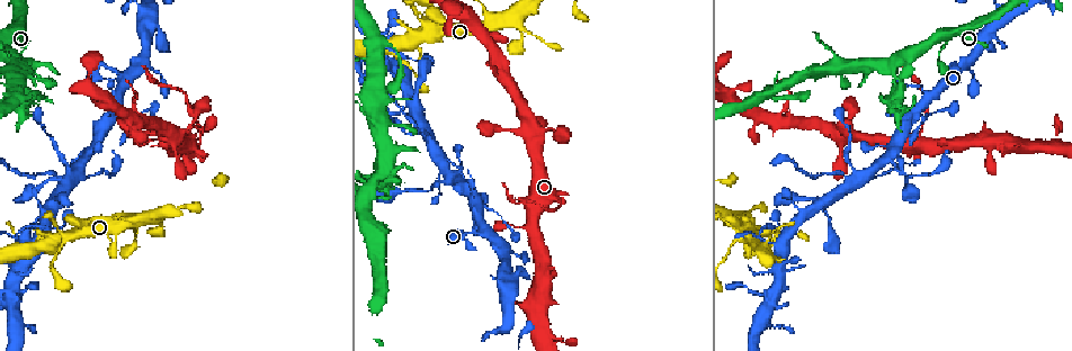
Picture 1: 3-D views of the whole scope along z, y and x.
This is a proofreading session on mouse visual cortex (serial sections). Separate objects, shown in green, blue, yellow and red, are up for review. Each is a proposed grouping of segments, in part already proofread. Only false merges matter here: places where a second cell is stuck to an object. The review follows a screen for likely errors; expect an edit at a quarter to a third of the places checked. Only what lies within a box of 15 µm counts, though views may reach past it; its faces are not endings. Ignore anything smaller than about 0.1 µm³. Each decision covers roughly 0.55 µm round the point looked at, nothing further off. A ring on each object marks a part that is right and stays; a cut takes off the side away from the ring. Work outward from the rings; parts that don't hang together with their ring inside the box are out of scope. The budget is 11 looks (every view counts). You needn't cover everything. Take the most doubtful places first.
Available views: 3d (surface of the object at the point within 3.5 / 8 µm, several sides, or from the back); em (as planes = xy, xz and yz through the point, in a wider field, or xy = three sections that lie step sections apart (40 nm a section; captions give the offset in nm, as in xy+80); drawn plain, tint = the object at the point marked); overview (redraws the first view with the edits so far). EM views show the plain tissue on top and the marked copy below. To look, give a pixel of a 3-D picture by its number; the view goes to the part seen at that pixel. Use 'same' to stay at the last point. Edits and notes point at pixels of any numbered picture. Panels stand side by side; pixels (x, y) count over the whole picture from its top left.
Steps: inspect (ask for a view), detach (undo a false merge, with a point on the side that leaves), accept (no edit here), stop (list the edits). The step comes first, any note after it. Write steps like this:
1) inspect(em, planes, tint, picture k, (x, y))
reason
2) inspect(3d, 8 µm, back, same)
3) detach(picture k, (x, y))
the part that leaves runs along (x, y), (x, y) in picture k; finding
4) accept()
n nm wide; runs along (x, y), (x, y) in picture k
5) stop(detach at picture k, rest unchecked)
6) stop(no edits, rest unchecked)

inspect(3d, 3.5 µm, picture 1, (922, 126))
calibre changes

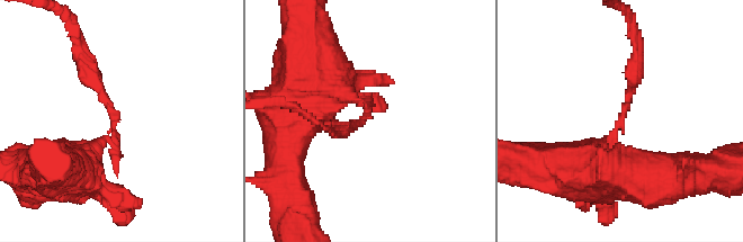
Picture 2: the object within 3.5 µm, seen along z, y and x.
inspect(em, xy, step 2, tint, picture 2, (618, 123))
shape alone is not enough

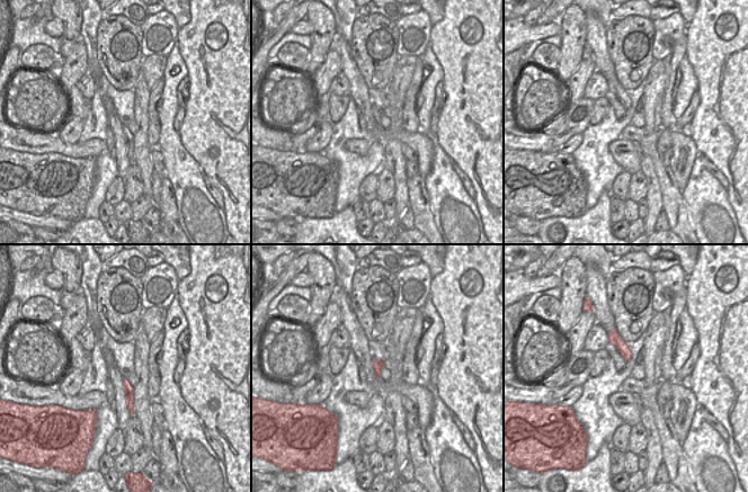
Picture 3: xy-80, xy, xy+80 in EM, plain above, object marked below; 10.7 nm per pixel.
detach(picture 2, (106, 100))
the part that leaves runs along (108, 143), (115, 119), (81, 53) in picture 2; a second cell is stuck on

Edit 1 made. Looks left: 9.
inspect(3d, 8 µm, picture 1, (435, 30))
three-way junction

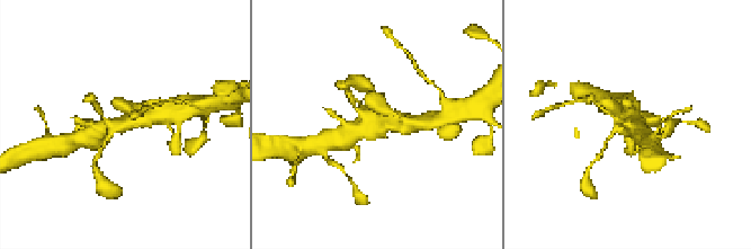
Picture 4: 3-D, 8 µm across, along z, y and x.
inspect(3d, 3.5 µm, picture 4, (128, 123))
closer look

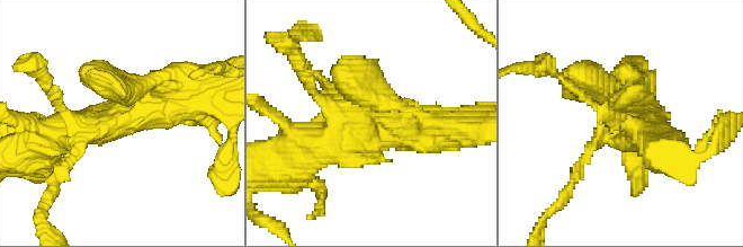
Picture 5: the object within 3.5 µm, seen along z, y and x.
inspect(em, xy, step 2, tint, picture 5, (117, 122))
need the tissue

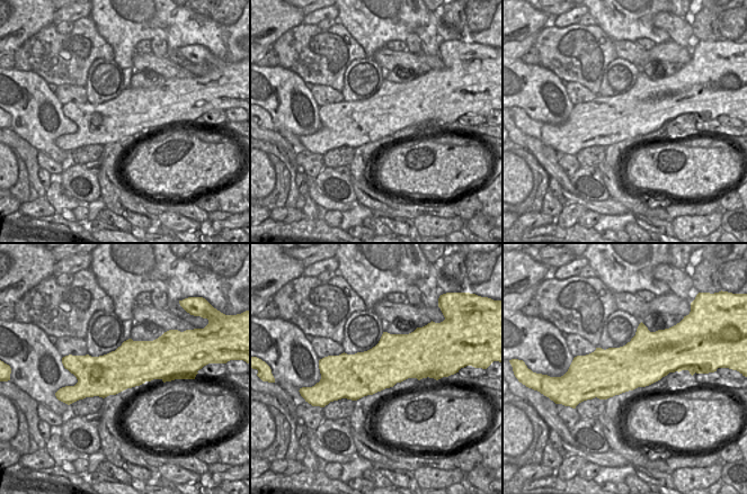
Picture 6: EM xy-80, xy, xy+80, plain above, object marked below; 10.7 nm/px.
accept()
runs along (185, 100), (71, 128), (50, 141) in picture 5; continuous, no second cell

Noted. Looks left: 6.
inspect(3d, 8 µm, picture 1, (749, 255))

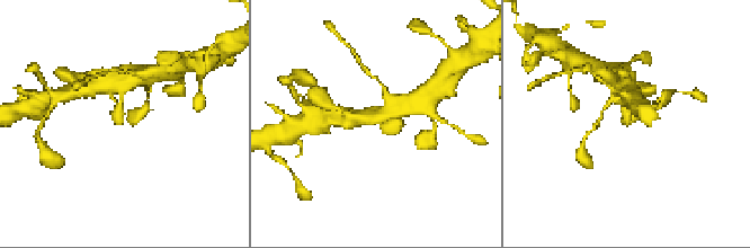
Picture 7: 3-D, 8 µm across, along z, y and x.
inspect(em, xy, step 1, tint, picture 7, (630, 119))

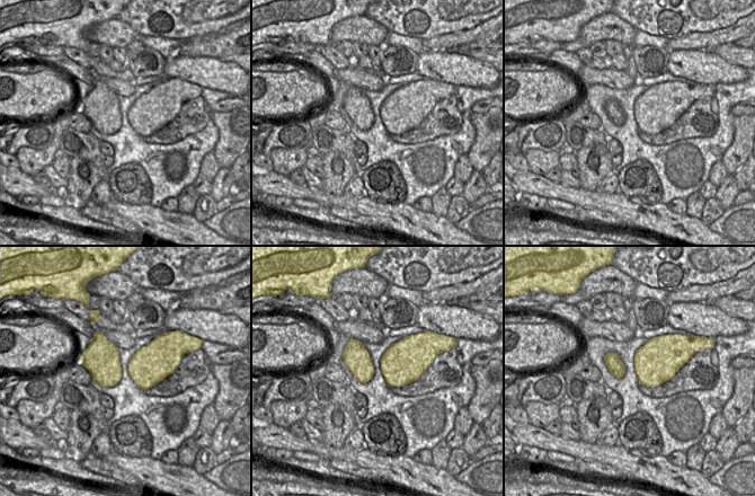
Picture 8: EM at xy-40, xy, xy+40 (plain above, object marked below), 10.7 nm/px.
accept()
400 nm wide; one cell here

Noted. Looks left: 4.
inspect(3d, 3.5 µm, picture 1, (124, 76))
arms part here

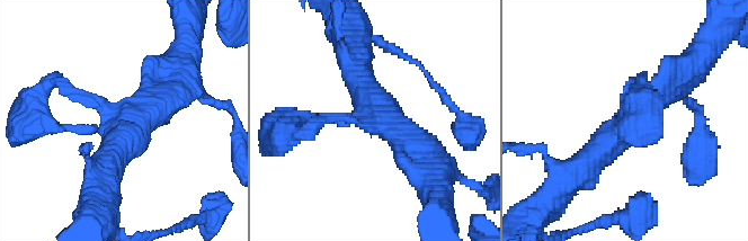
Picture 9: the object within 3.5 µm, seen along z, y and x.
inspect(em, planes, tint, picture 9, (113, 115))
now the EM

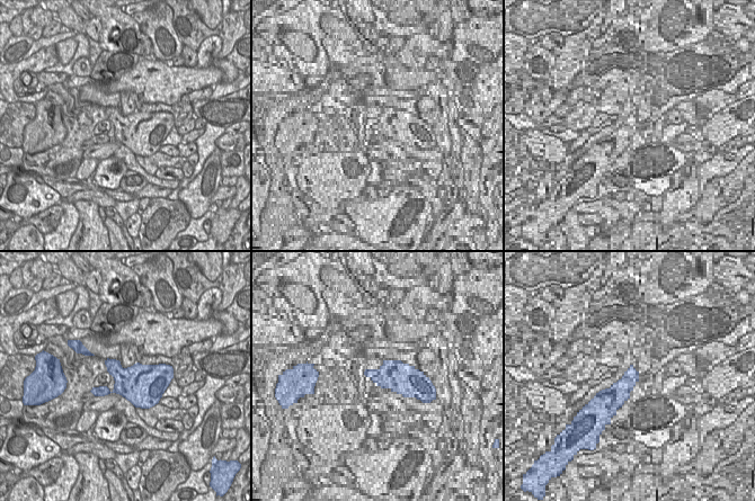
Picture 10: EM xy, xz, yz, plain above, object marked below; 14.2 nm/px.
accept()
arms of 150, 400, 400 nm; runs along (638, 81), (632, 115), (584, 163) in picture 9; continuous, no second cell

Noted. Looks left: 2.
stop(detach at picture 2, rest unchecked)

